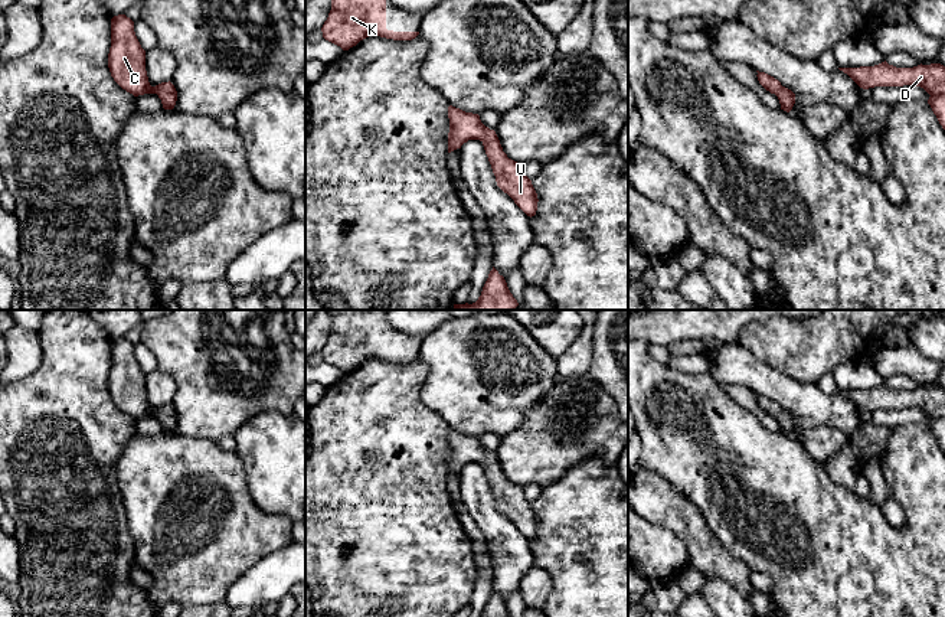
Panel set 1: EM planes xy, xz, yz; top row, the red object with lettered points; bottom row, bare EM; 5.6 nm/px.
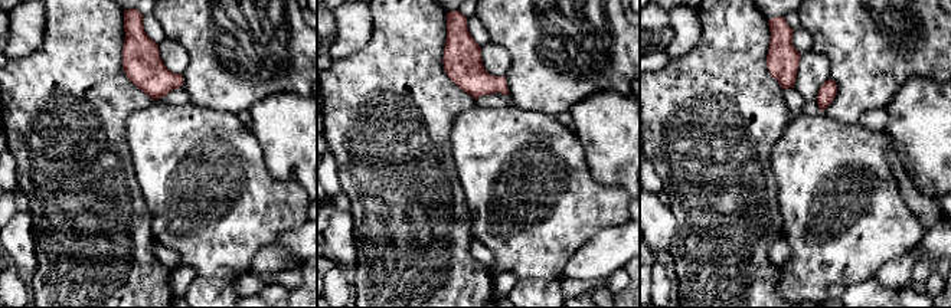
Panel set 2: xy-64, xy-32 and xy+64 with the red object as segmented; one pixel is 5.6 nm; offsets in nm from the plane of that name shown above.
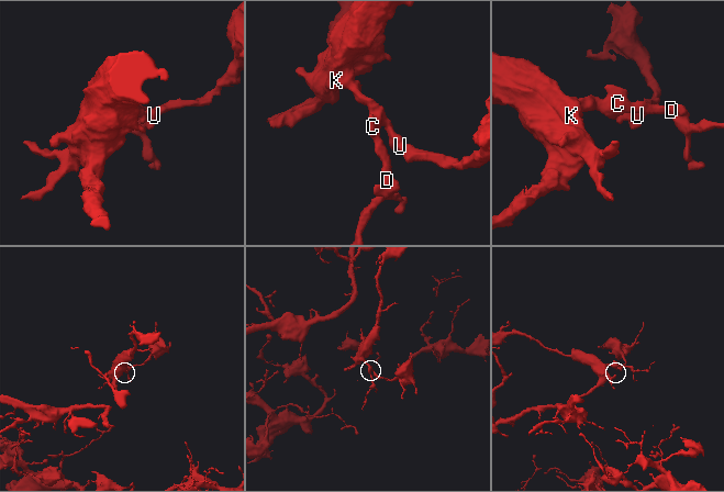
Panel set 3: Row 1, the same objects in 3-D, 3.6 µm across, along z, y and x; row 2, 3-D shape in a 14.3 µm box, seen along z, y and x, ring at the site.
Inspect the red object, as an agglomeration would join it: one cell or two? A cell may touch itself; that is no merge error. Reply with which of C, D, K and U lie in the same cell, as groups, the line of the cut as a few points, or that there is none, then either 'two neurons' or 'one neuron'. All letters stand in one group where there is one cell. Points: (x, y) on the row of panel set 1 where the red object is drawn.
C D K U | no cut | one neuron

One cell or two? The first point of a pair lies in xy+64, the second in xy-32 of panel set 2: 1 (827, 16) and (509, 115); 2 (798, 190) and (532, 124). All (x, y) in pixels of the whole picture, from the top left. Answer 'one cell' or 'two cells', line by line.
1: two cells
2: one cell

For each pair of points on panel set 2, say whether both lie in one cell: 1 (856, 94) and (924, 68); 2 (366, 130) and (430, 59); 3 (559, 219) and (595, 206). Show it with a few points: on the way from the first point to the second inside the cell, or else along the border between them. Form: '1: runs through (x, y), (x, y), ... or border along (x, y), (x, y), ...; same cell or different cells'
1: runs through (873, 76), (882, 68), (907, 68); same cell
2: runs through (384, 112), (392, 104), (394, 95), (412, 76); same cell
3: runs through (568, 210), (571, 207), (587, 207); same cell

